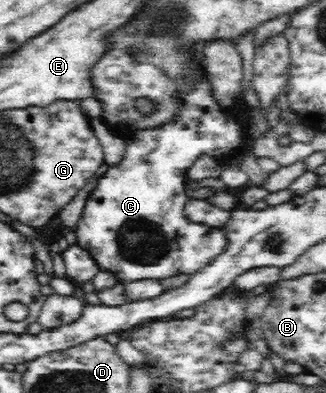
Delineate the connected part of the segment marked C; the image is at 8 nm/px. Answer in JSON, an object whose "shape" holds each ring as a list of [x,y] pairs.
{"shape":[[[200,76],[199,79],[200,83],[184,97],[186,105],[176,123],[140,132],[132,143],[126,143],[124,158],[120,163],[110,165],[98,179],[98,187],[90,194],[90,199],[82,212],[82,219],[76,225],[76,237],[78,237],[76,243],[90,253],[90,257],[96,261],[96,265],[102,271],[112,273],[120,283],[132,283],[150,277],[168,279],[180,273],[196,273],[202,267],[206,267],[214,257],[224,253],[228,245],[228,237],[222,227],[210,227],[186,219],[184,205],[189,199],[184,193],[182,183],[184,179],[188,179],[187,169],[202,156],[202,153],[219,159],[242,153],[244,135],[241,129],[244,127],[244,121],[248,119],[246,111],[248,107],[238,103],[231,111],[221,111],[211,95],[210,83],[204,76]]]}

